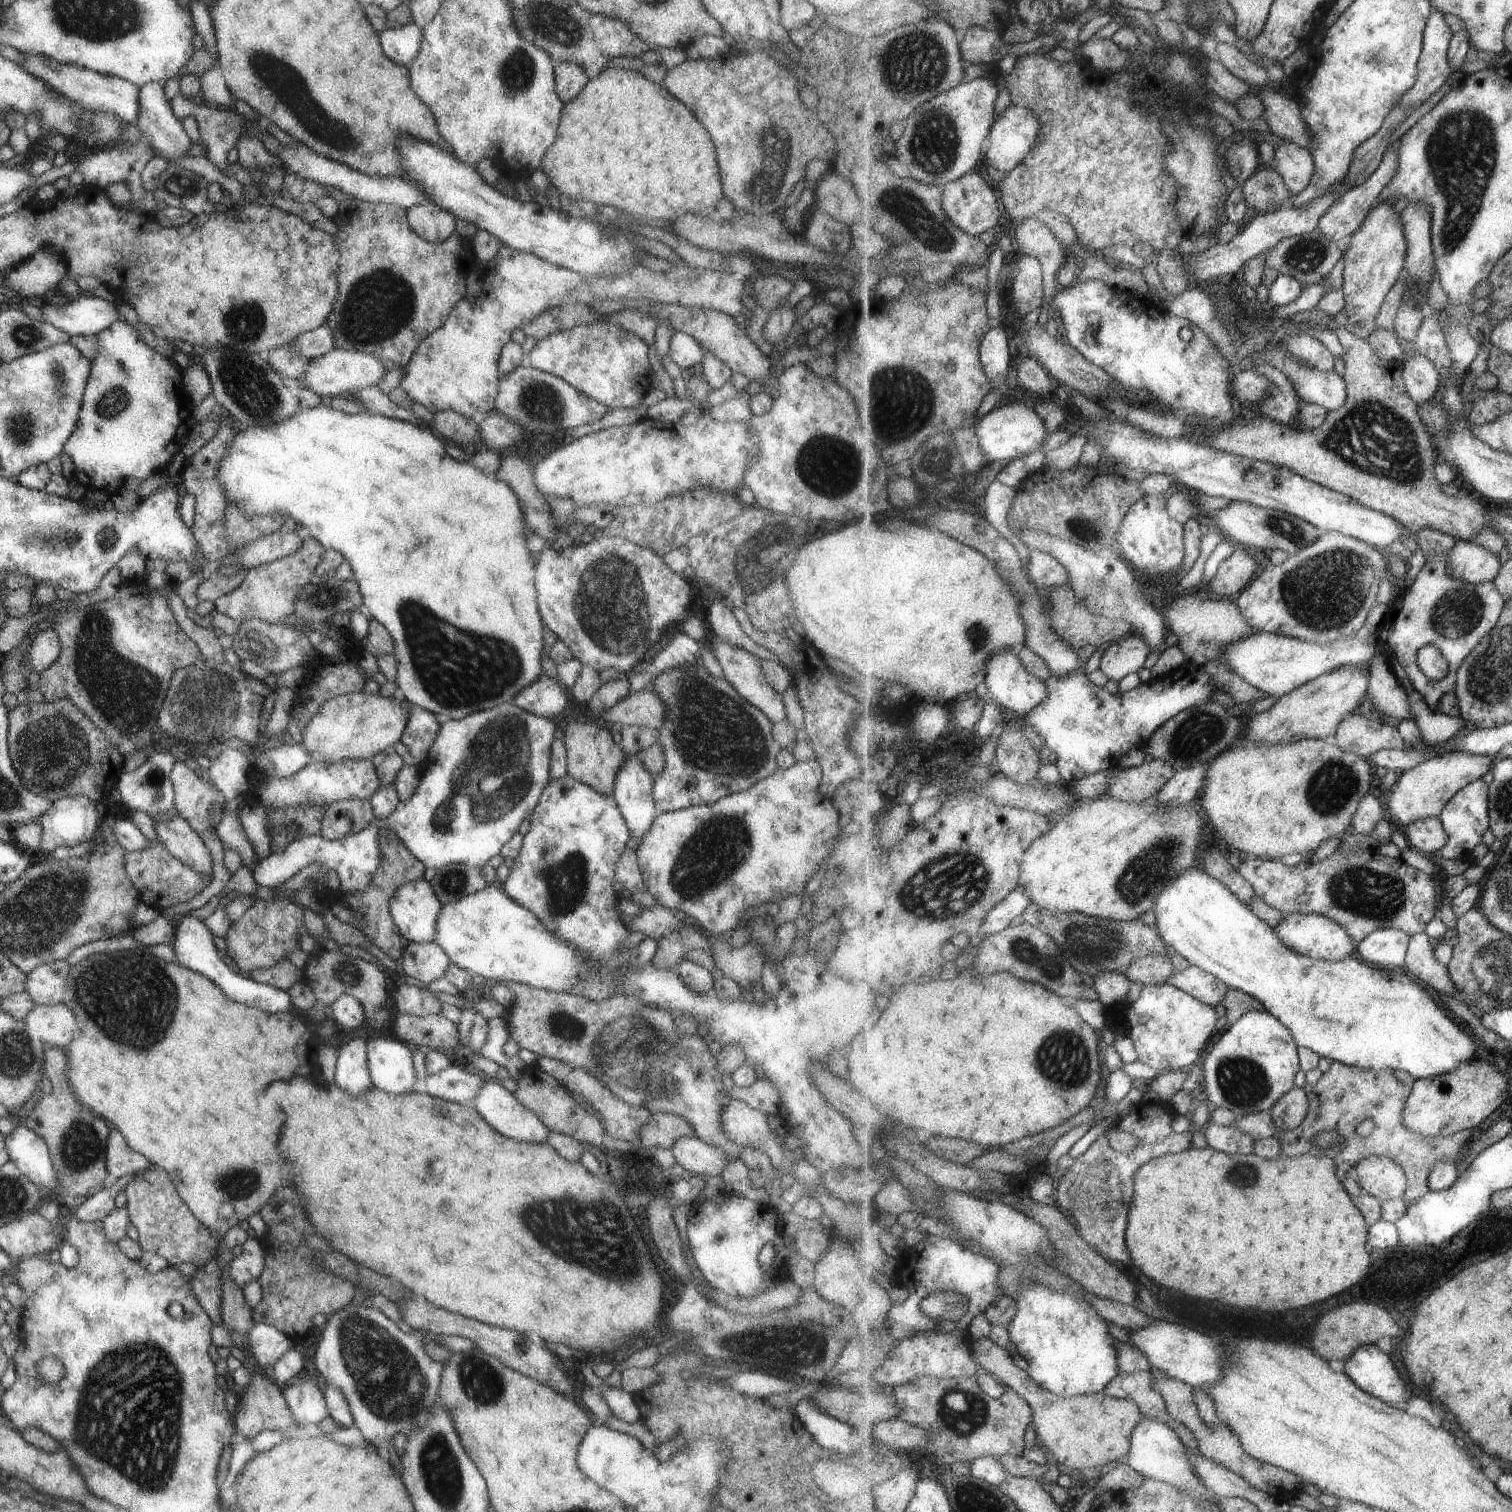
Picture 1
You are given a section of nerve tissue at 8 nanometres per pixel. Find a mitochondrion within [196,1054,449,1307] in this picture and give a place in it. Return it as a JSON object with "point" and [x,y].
{"point":[239,1181]}

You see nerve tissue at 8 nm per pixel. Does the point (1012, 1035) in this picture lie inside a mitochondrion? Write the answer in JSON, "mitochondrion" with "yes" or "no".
{"mitochondrion":"no"}

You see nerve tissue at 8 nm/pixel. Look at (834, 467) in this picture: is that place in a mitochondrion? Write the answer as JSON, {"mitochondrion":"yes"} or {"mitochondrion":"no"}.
{"mitochondrion":"yes"}

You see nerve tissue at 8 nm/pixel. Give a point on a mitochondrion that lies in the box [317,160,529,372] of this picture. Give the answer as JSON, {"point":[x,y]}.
{"point":[375,307]}

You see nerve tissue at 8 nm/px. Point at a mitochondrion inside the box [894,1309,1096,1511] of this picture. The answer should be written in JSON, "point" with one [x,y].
{"point":[963,1412]}

